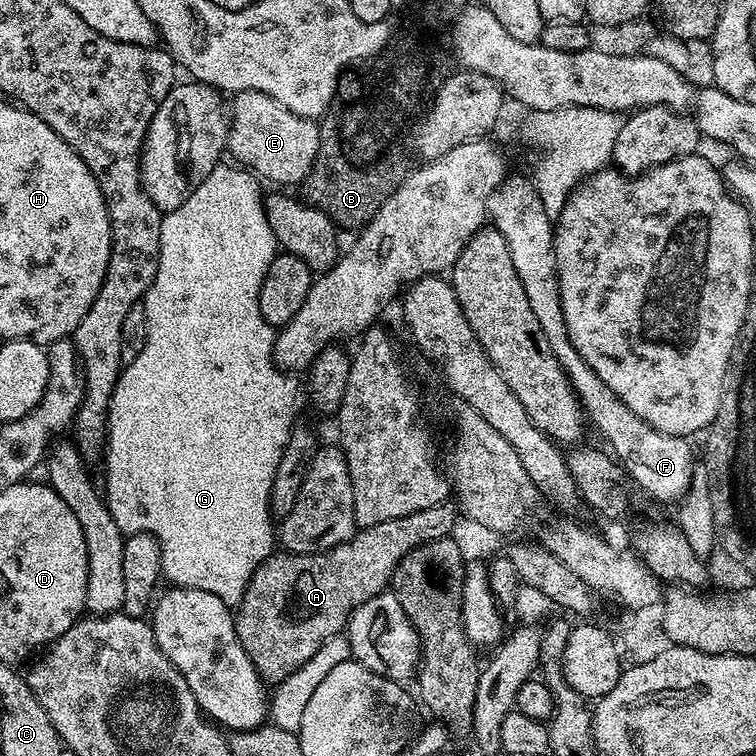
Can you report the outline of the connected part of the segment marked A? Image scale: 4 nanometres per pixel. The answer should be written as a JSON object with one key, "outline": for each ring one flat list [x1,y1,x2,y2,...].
{"outline":[[455,503,436,504,421,512,415,512,390,522,378,522,369,528,360,528,345,544,315,552,277,551,263,564,256,567,256,573,248,582,243,601,234,608,236,638,256,667,257,674,264,682,279,682,294,673,294,670,307,661,325,642,341,635,352,612,362,602,374,598,385,591,392,583,392,575,398,562,419,544,431,540,442,540,456,524,458,508]]}

